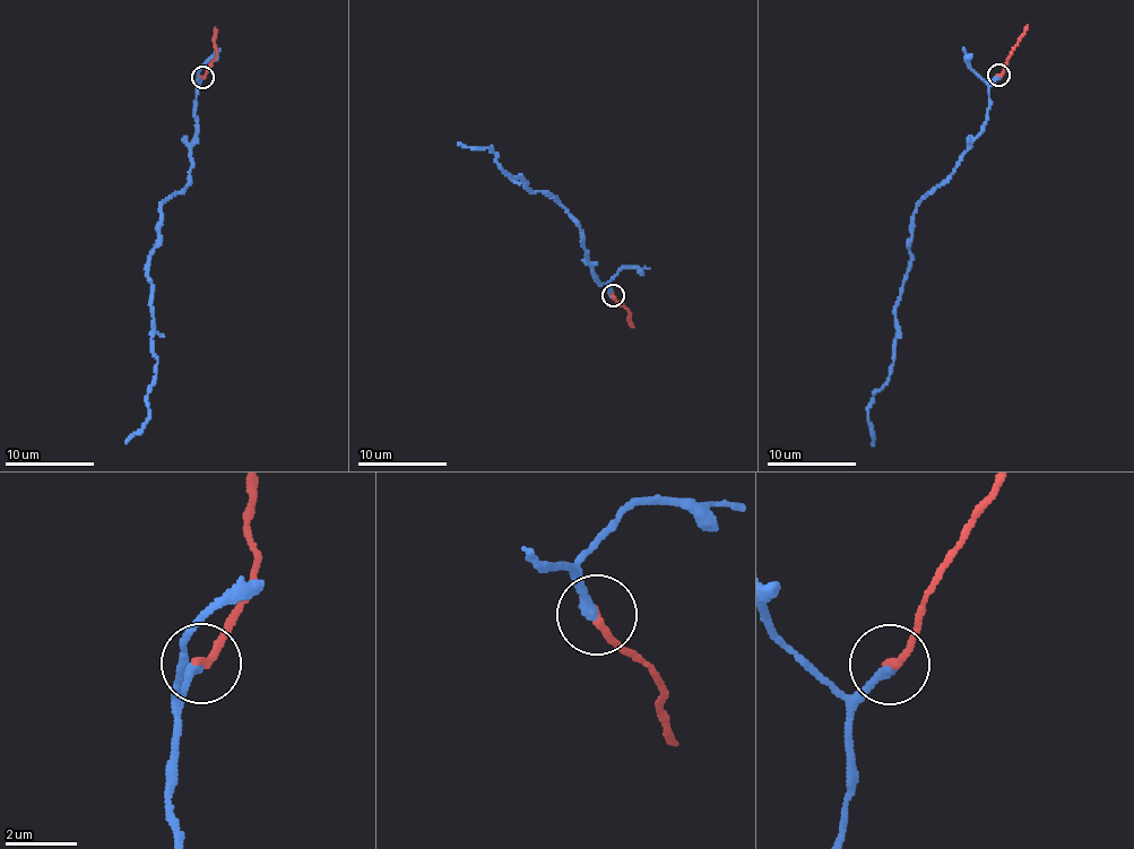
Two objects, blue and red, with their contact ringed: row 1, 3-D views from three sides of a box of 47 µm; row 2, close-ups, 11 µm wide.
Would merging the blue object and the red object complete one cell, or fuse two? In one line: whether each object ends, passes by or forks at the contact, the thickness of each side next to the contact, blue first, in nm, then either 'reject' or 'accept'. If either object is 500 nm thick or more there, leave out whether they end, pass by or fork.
blue ends; red ends; calibres 280 and 240 nm; reject

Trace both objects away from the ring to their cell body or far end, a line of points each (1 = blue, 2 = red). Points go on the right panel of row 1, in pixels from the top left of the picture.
1: (998, 75), (984, 128), (916, 207), (891, 373), (873, 396), (868, 423), (872, 445)
2: (998, 75), (1027, 25)

